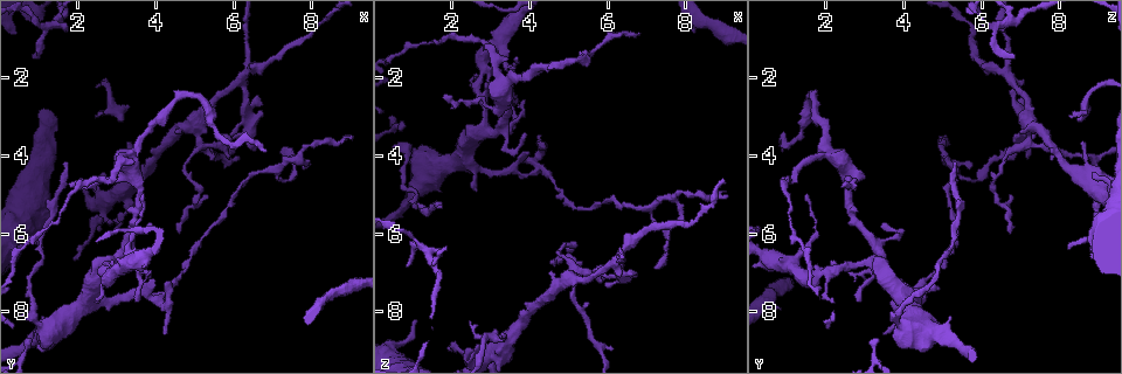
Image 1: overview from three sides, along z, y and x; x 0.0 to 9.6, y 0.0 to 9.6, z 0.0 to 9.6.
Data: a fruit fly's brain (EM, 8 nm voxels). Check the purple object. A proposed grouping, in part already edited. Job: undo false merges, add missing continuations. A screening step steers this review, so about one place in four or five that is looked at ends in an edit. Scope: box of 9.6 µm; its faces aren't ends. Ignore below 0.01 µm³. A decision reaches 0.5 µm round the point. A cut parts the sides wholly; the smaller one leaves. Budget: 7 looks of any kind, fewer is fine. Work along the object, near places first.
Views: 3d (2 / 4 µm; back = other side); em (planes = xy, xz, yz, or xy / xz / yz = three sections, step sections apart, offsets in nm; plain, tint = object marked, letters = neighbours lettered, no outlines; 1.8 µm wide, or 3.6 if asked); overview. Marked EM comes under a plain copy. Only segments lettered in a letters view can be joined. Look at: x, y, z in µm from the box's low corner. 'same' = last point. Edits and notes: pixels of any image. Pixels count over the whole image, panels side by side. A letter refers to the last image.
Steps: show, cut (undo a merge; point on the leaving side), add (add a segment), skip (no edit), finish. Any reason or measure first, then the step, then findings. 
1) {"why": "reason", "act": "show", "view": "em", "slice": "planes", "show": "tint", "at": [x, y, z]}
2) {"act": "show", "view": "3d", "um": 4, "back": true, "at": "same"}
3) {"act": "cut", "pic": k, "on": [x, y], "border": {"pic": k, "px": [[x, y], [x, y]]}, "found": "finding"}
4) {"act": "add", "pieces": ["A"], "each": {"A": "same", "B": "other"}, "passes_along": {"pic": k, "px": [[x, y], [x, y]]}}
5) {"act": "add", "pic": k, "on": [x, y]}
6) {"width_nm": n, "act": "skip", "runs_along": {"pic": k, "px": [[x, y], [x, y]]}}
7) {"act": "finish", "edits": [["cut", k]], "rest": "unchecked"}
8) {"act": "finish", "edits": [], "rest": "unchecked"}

{"why": "an open end", "act": "show", "view": "3d", "um": 2, "at": [2.60, 4.45, 8.85]}

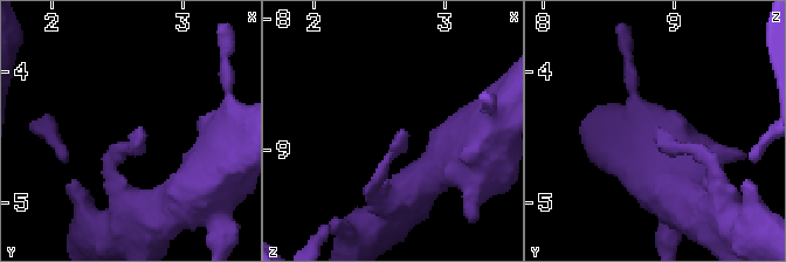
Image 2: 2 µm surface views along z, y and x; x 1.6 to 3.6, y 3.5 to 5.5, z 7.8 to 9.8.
{"act": "show", "view": "em", "slice": "xy", "step": 16, "show": "tint", "at": [2.68, 4.42, 8.86]}

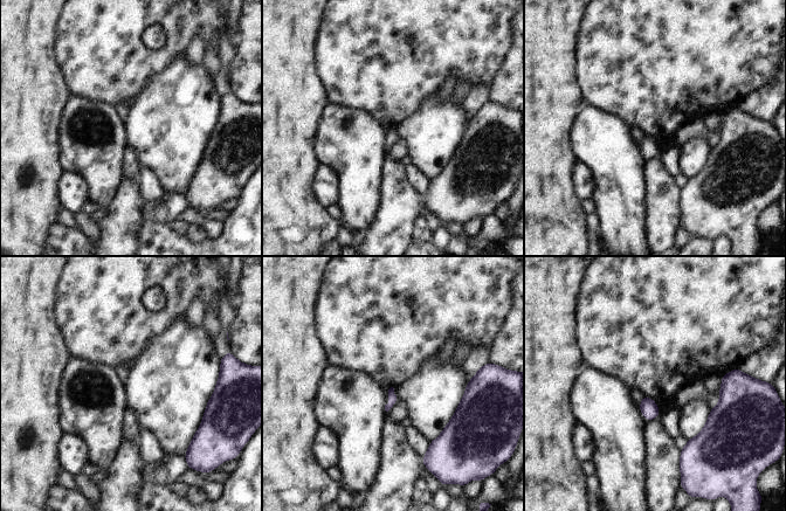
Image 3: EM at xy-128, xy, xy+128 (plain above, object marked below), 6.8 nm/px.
{"act": "show", "view": "em", "slice": "planes", "show": "letters", "at": "same"}

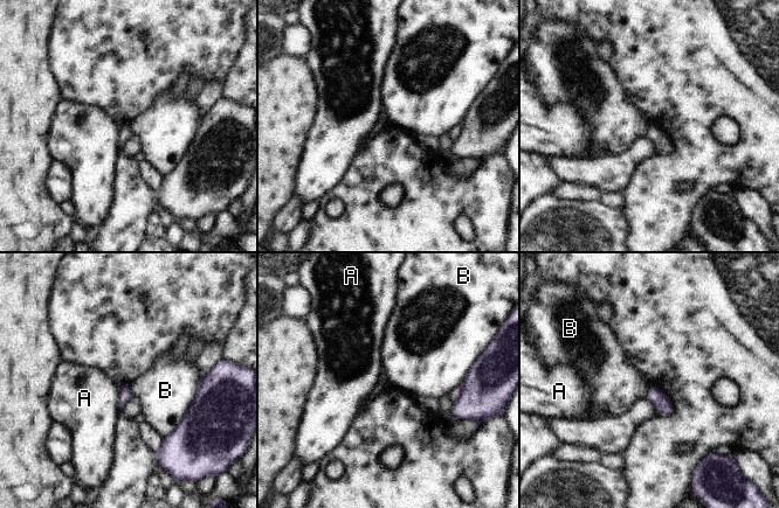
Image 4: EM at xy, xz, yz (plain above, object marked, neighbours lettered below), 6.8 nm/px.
{"act": "skip", "each": {"A": "other", "B": "other"}, "border": {"pic": 4, "px": [[201, 377], [184, 416], [163, 438]]}, "found": "no lettered segment goes on from it"}

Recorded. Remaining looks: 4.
{"why": "narrows sharply", "act": "show", "view": "3d", "um": 2, "at": [7.55, 4.20, 6.15]}

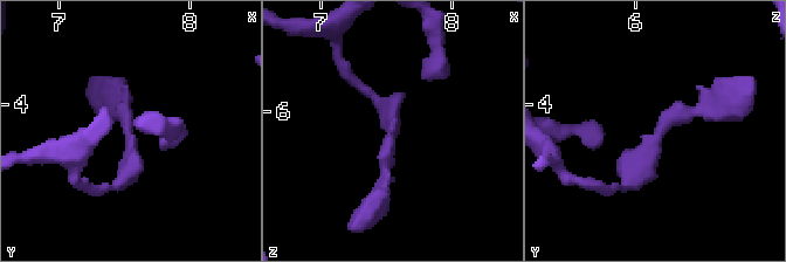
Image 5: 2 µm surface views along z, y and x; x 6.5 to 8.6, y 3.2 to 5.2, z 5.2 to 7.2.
{"why": "now the EM", "act": "show", "view": "em", "um": 3.6, "slice": "planes", "show": "letters", "at": [7.52, 4.16, 6.22]}

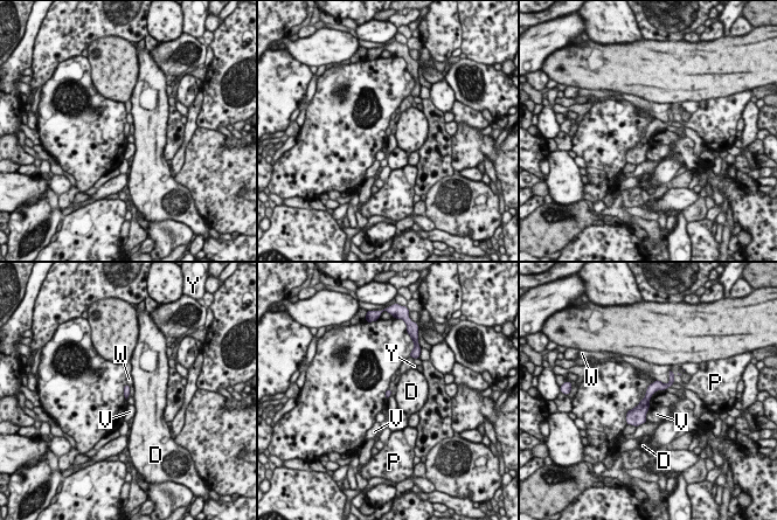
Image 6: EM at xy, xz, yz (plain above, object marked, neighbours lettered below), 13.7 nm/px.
{"act": "skip", "each": {"D": "other", "P": "other", "V": "other", "W": "other", "Y": "other"}, "border": {"pic": 6, "px": [[656, 380], [651, 383]]}, "found": "all the same neuron"}

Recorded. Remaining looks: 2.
{"act": "show", "view": "3d", "um": 2, "at": [5.40, 5.00, 6.75]}

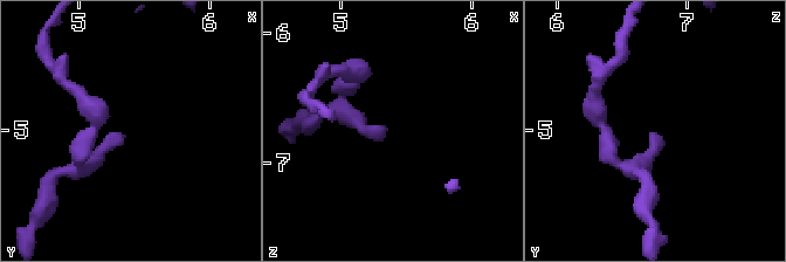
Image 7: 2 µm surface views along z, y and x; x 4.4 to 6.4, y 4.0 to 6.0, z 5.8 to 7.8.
{"act": "show", "view": "em", "slice": "planes", "show": "letters", "at": [5.34, 5.06, 6.78]}

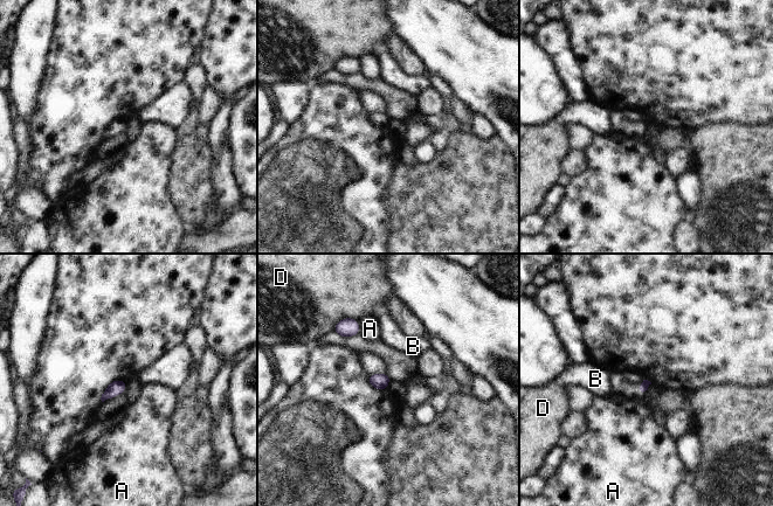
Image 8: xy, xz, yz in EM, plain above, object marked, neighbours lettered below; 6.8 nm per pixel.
{"longest_contact_nm": ["D", 190], "act": "skip", "each": {"A": "other", "B": "other", "D": "other"}, "found": "none of them fits"}

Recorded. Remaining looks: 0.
{"act": "finish", "edits": [], "rest": "unchecked"}

